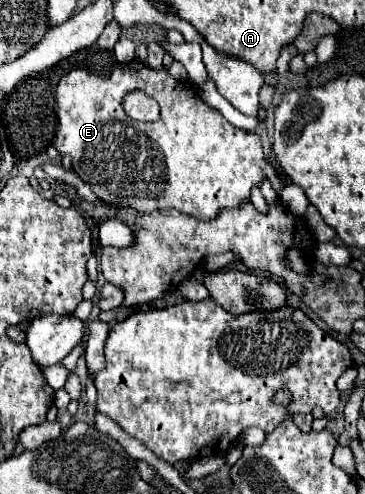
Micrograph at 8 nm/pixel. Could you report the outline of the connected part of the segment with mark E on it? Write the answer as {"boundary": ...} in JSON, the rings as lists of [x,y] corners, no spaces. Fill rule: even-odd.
{"boundary":[[[92,45],[88,51],[78,51],[76,55],[72,55],[72,59],[68,59],[68,71],[60,77],[56,85],[56,117],[58,125],[54,147],[60,155],[72,157],[76,175],[84,179],[92,187],[92,191],[108,203],[128,205],[144,213],[172,207],[196,219],[210,221],[218,215],[220,209],[238,207],[242,201],[250,199],[252,185],[260,185],[264,177],[270,179],[276,193],[284,187],[276,171],[264,161],[262,143],[256,133],[230,125],[218,113],[218,109],[208,107],[198,97],[194,87],[184,85],[182,81],[170,77],[166,71],[150,69],[138,59],[134,59],[132,63],[116,63],[116,59],[112,59],[112,51],[100,51],[100,47],[96,45]],[[132,89],[148,91],[150,97],[158,101],[158,121],[140,123],[126,119],[122,97]]]}

